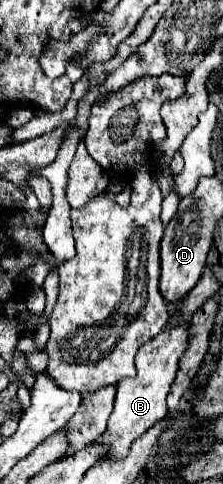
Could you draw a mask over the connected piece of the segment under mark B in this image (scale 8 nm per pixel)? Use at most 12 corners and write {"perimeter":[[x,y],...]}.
{"perimeter":[[187,325],[163,329],[121,379],[105,457],[167,417],[165,397],[185,349]]}

